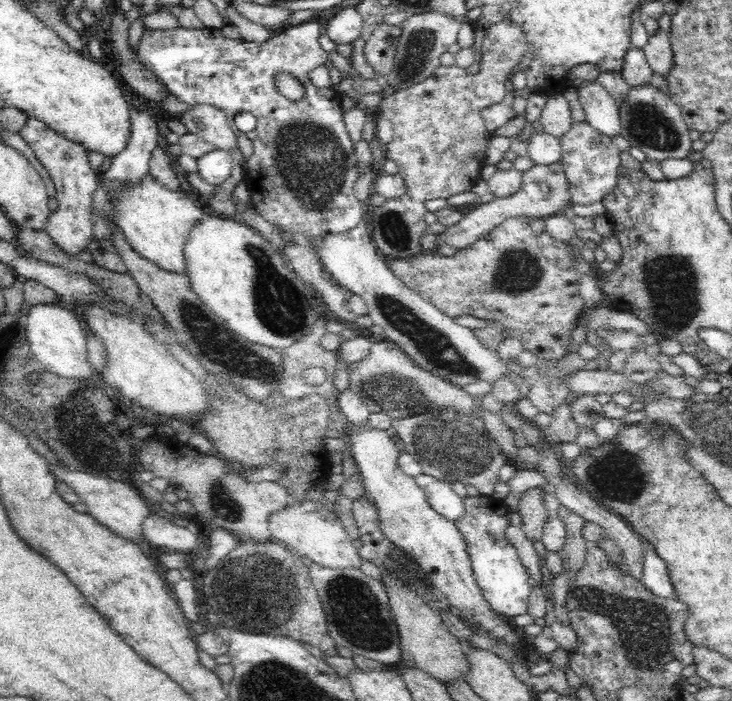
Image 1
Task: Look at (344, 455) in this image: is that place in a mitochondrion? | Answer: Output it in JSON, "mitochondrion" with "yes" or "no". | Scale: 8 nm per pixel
{"mitochondrion":"no"}

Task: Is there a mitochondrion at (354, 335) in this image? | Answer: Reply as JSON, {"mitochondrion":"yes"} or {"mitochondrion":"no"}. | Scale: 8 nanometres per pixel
{"mitochondrion":"no"}

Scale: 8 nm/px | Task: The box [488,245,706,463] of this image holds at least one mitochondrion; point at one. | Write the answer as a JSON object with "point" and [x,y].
{"point":[669,281]}

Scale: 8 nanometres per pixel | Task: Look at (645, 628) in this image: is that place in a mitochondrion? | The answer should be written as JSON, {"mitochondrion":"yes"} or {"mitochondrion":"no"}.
{"mitochondrion":"yes"}

